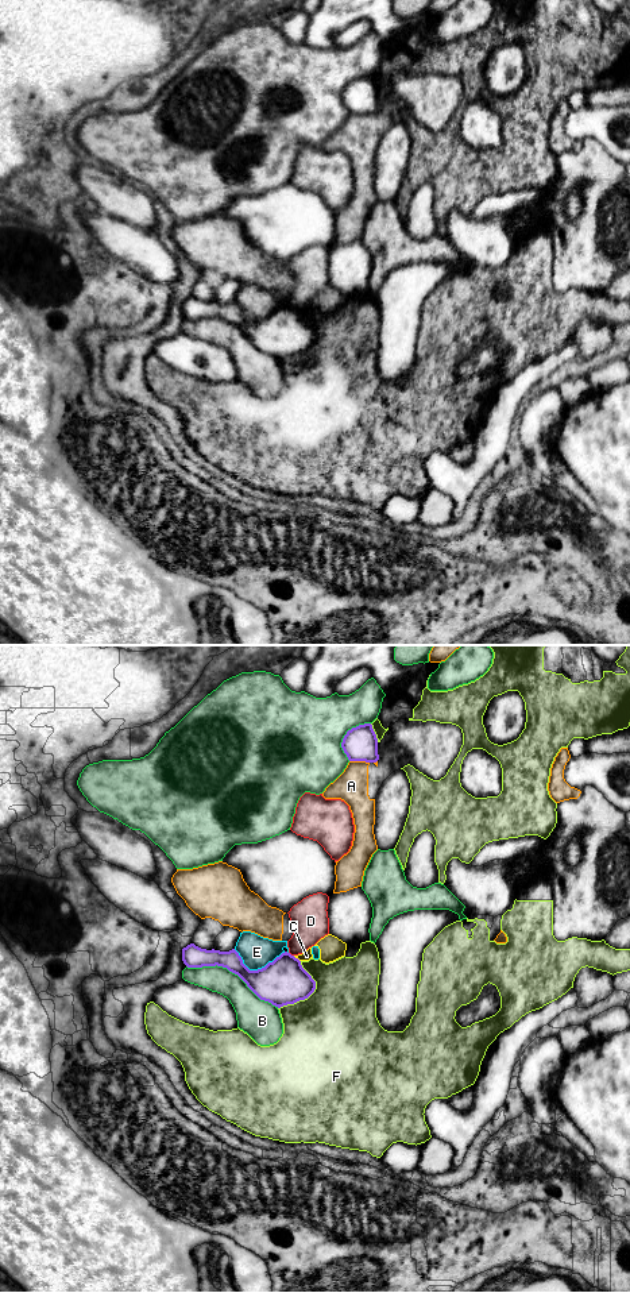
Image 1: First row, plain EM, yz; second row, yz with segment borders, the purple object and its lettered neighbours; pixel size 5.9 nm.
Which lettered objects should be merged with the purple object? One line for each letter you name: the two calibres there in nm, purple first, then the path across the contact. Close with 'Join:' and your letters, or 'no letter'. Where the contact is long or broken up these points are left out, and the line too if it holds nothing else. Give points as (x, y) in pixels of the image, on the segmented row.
Join: no letter

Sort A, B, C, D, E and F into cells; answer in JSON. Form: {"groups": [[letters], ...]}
{"groups": [["A"], ["B", "C", "D", "E"], ["F"]]}

